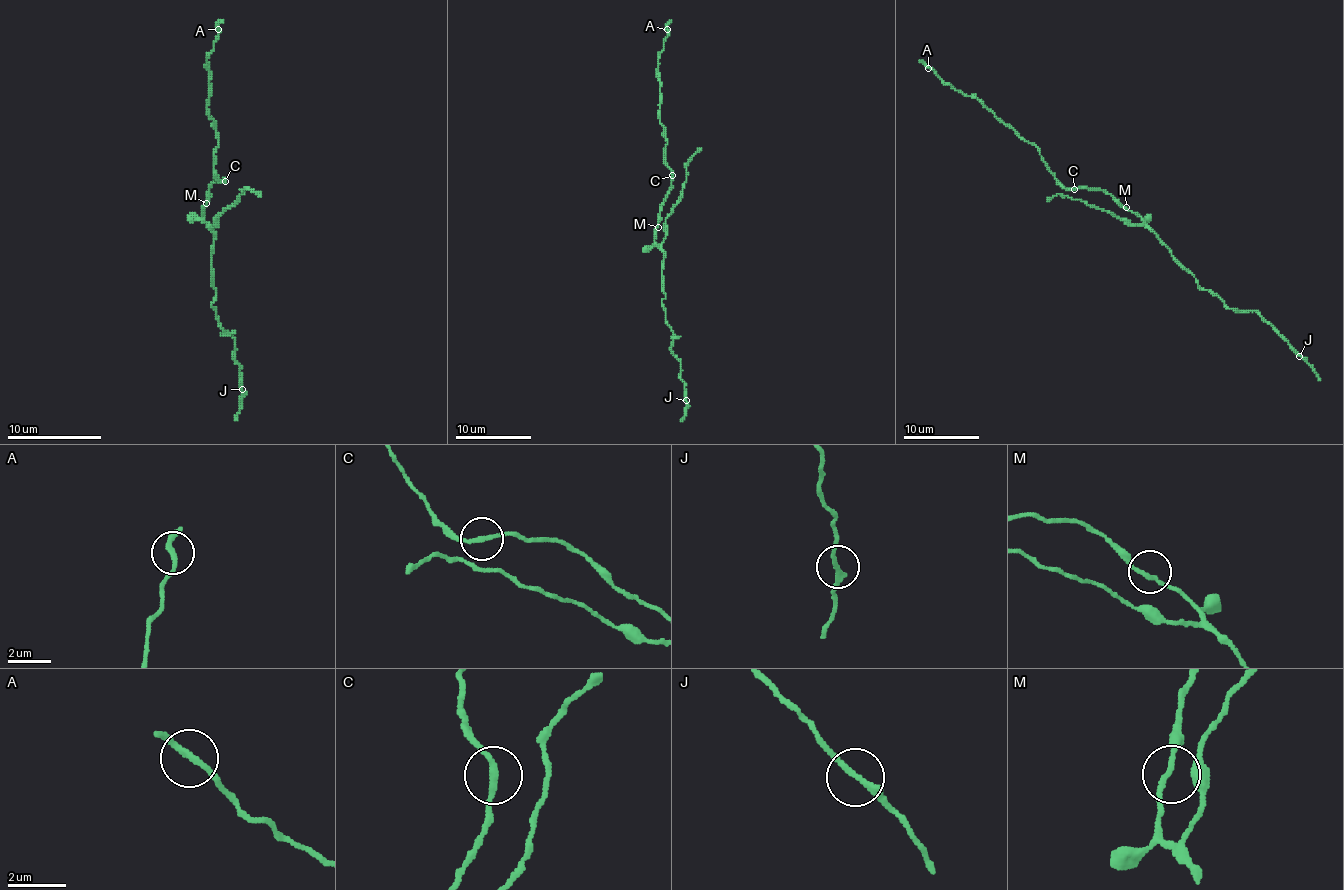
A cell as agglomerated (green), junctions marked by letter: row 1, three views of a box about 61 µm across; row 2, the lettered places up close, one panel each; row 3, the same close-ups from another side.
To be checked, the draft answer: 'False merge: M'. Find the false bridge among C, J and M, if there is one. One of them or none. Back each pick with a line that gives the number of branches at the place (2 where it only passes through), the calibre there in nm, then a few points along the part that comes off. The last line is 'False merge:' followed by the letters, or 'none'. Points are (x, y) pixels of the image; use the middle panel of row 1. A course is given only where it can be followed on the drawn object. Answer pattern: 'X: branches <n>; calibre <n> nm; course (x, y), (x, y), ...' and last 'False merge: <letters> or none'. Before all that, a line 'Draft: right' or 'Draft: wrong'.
Draft: wrong
False merge: none

